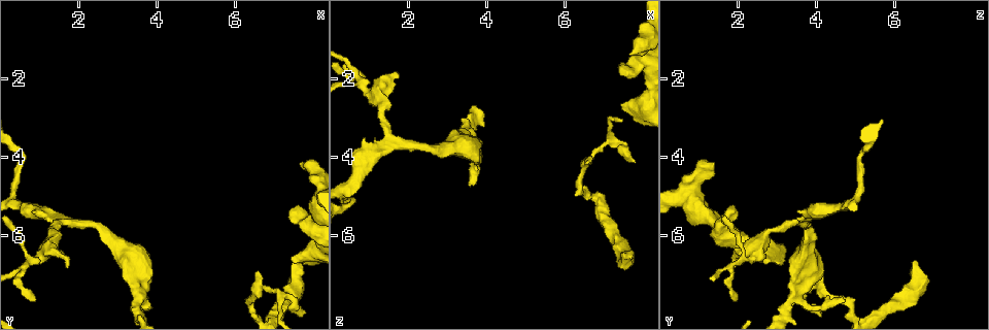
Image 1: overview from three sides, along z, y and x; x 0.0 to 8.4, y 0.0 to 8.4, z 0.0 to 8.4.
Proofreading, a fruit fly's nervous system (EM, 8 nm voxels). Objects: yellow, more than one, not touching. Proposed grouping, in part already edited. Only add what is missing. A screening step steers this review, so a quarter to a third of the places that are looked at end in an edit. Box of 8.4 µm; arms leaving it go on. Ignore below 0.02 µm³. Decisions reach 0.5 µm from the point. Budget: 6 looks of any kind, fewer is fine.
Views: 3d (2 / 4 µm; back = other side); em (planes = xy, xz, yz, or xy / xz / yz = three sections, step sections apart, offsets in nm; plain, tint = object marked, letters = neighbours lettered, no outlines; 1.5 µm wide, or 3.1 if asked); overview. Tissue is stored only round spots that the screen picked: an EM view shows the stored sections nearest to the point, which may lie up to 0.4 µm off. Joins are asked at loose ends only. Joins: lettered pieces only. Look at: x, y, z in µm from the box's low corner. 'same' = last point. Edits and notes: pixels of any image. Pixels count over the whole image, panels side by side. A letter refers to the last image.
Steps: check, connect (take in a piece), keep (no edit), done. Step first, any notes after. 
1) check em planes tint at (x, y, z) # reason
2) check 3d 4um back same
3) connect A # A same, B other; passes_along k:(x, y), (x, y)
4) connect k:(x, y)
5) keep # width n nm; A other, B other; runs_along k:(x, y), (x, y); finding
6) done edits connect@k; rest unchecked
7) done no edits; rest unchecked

check em xy step 4 letters at (7.50, 6.65, 6.50) # free end

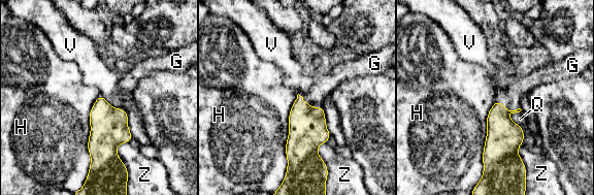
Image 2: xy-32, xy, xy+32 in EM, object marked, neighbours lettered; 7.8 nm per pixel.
connect G # G same, H other, Q other, V other, Z other; passes_along 2:(503, 137), (506, 109), (510, 96); it goes on there

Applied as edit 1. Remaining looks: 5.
check overview

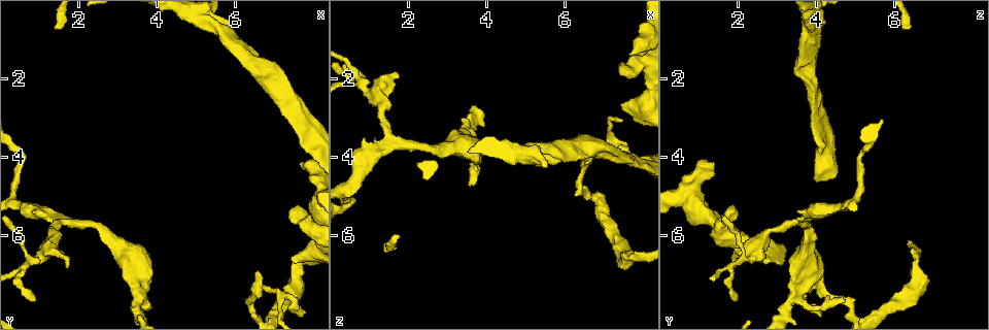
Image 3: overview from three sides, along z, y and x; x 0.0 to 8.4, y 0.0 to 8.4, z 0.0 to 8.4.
check 3d 4um at (3.65, 7.65, 4.70) # thin end

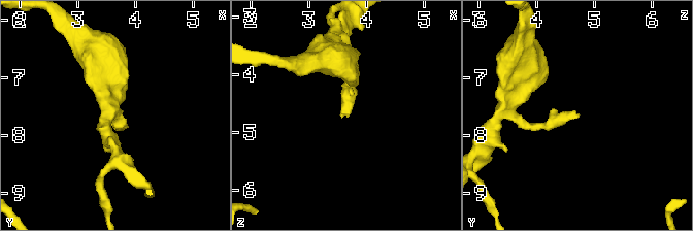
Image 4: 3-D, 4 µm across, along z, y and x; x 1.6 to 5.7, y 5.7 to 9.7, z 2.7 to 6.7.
check em xz step 4 tint at (3.65, 7.60, 4.75) # need the tissue

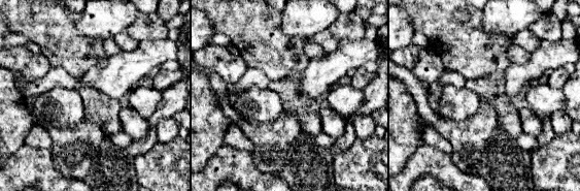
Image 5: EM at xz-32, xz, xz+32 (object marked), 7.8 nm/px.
check em planes letters same

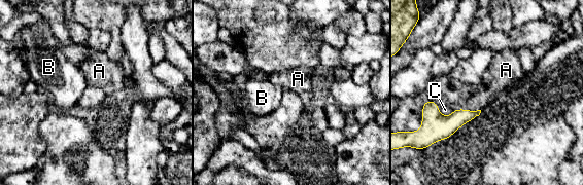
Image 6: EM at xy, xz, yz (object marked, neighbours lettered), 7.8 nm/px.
keep # longest_contact A 220 nm; A other, B other, C other; no lettered piece goes on from it

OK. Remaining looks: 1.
check em planes letters at (7.40, 6.55, 2.70) # branch stops here

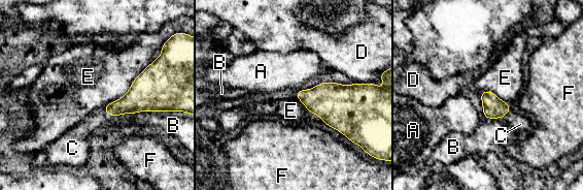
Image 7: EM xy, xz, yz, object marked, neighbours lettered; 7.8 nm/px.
connect C # A other, B other, C same, D other, E other, F other; the cell continues

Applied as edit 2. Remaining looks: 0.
done edits connect@2, connect@7; rest unchecked

